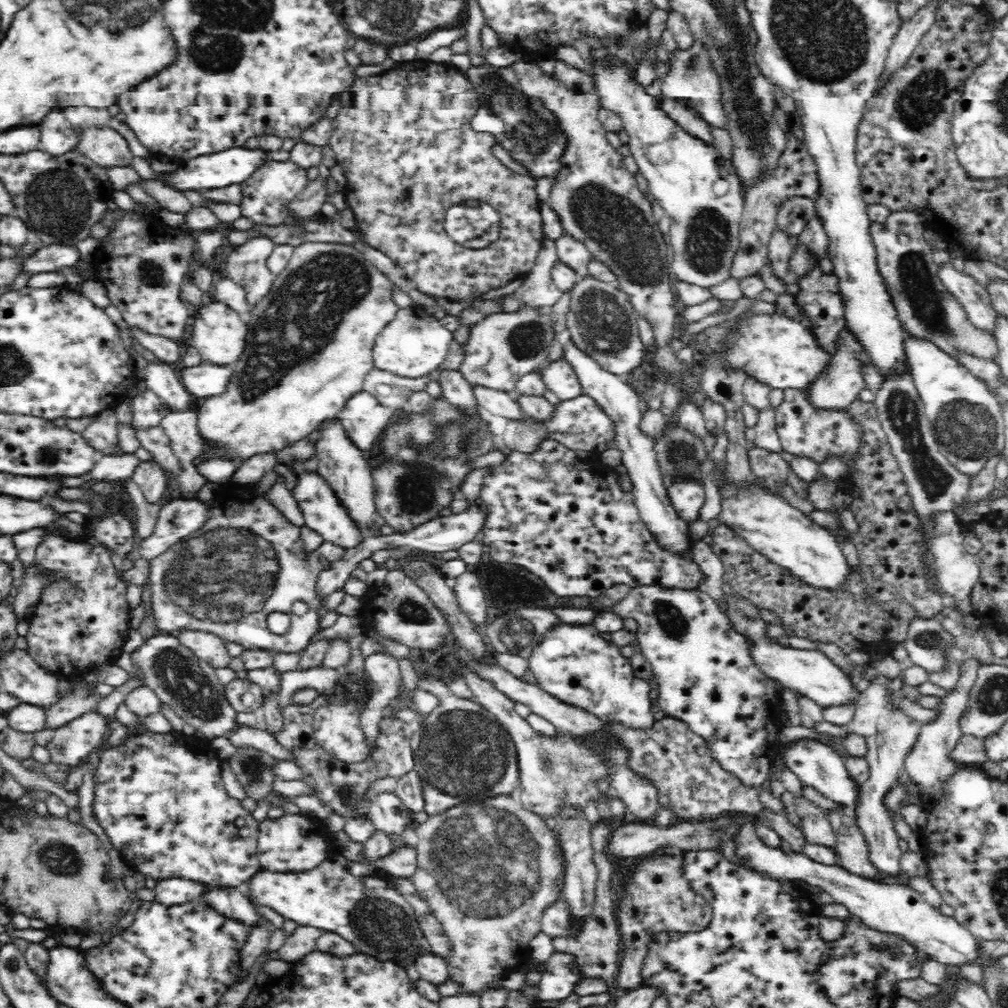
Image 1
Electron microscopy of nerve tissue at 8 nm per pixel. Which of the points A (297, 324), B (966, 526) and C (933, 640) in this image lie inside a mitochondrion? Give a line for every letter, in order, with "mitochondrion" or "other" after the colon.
A: mitochondrion
B: other
C: mitochondrion

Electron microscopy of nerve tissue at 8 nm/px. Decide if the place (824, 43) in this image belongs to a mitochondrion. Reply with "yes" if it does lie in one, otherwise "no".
yes

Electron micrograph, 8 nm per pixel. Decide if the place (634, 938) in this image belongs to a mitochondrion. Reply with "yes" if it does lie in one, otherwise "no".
no

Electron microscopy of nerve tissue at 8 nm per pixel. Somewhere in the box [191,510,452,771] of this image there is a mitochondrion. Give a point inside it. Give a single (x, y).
(409, 611)

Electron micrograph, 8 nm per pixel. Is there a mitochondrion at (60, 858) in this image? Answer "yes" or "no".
yes

